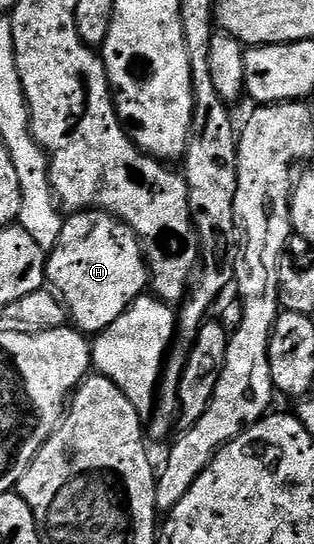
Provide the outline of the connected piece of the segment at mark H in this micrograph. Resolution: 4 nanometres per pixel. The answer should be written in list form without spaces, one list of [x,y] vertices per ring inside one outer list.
[[[82,210],[65,218],[59,244],[48,251],[45,276],[64,302],[72,325],[86,336],[96,336],[115,324],[129,305],[146,293],[151,282],[142,239],[106,210]]]

